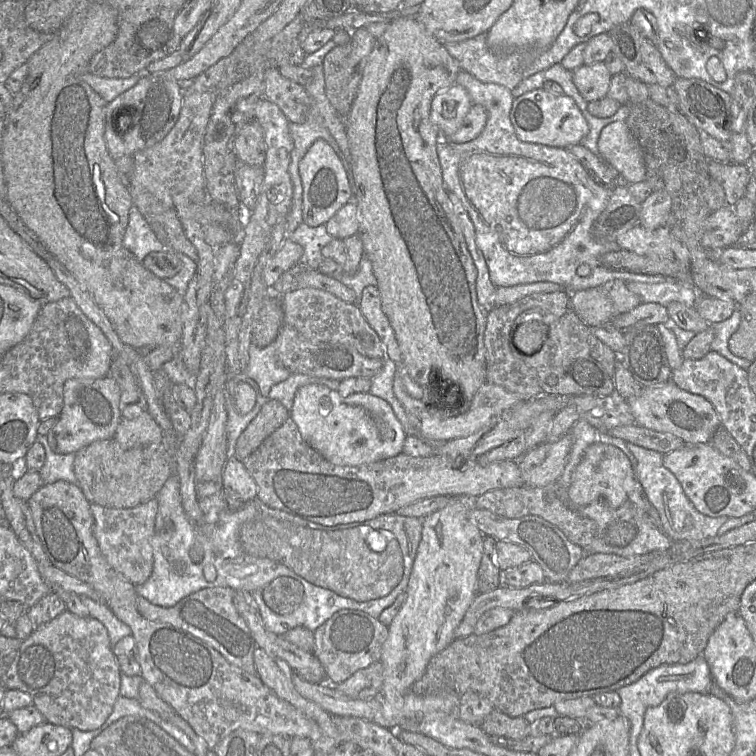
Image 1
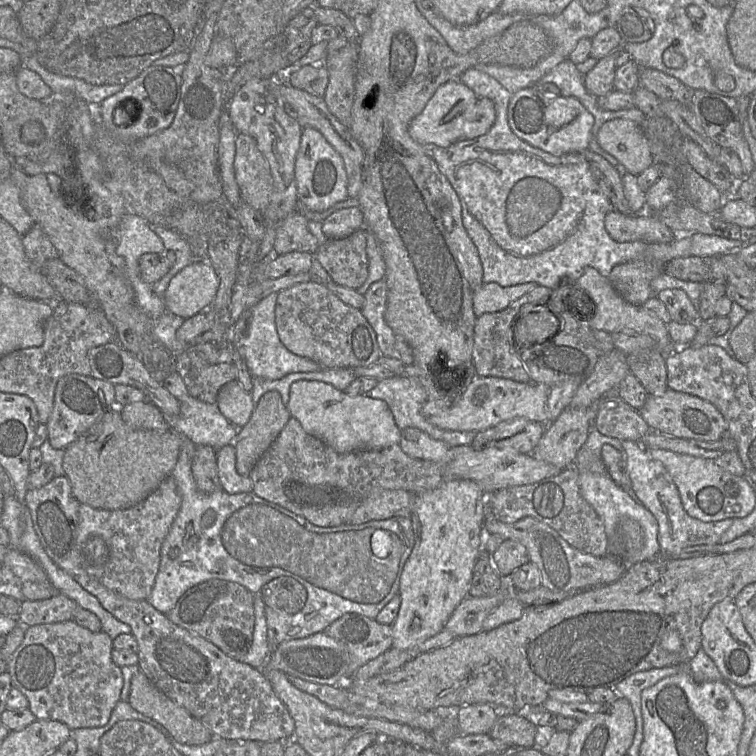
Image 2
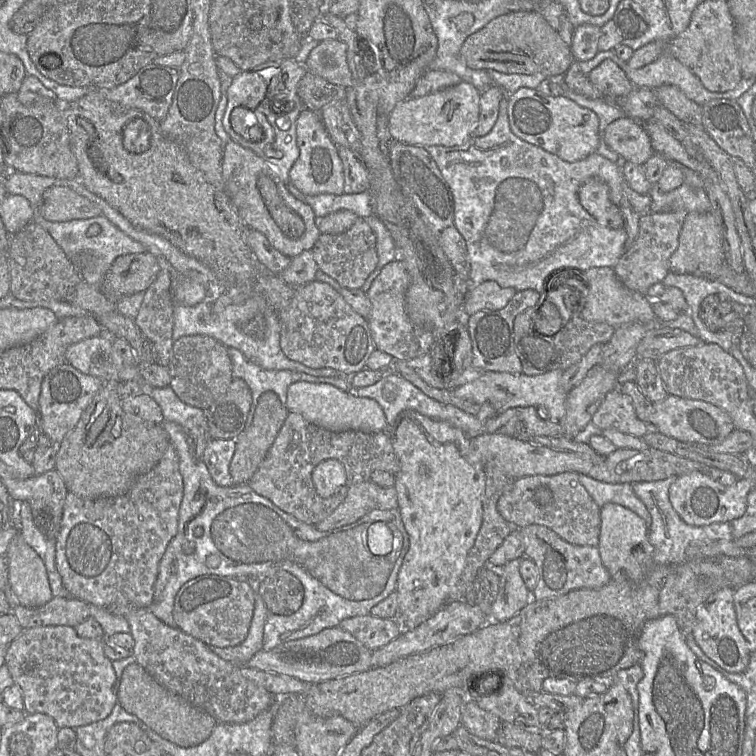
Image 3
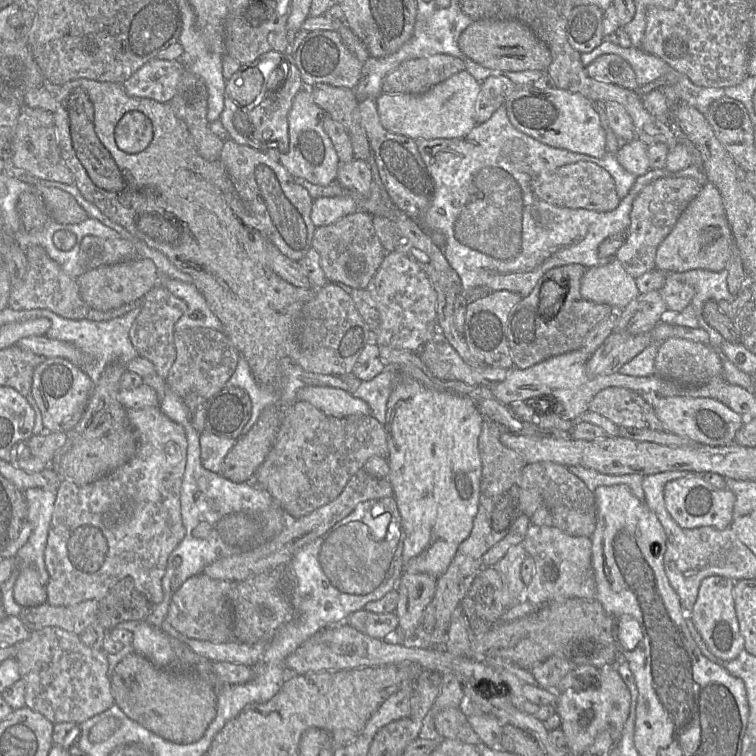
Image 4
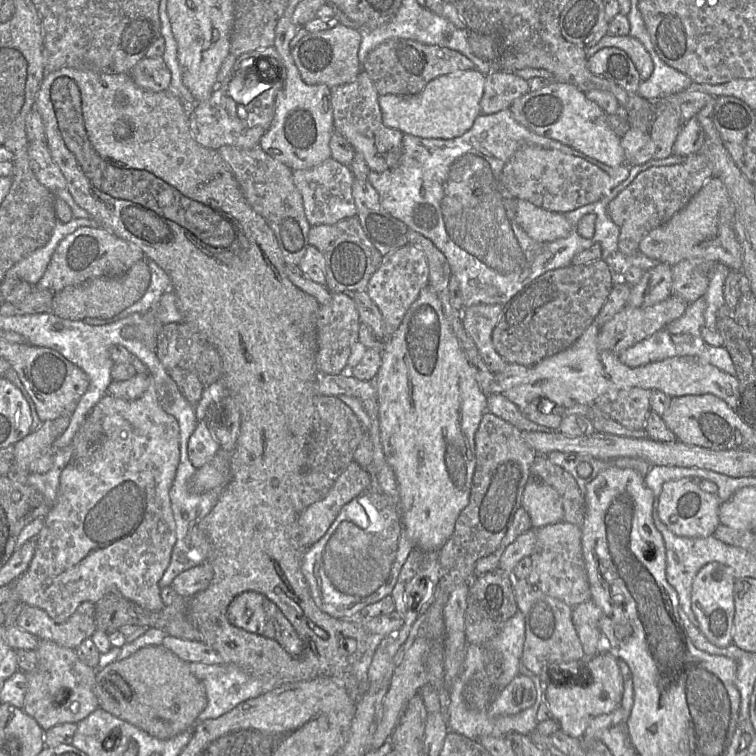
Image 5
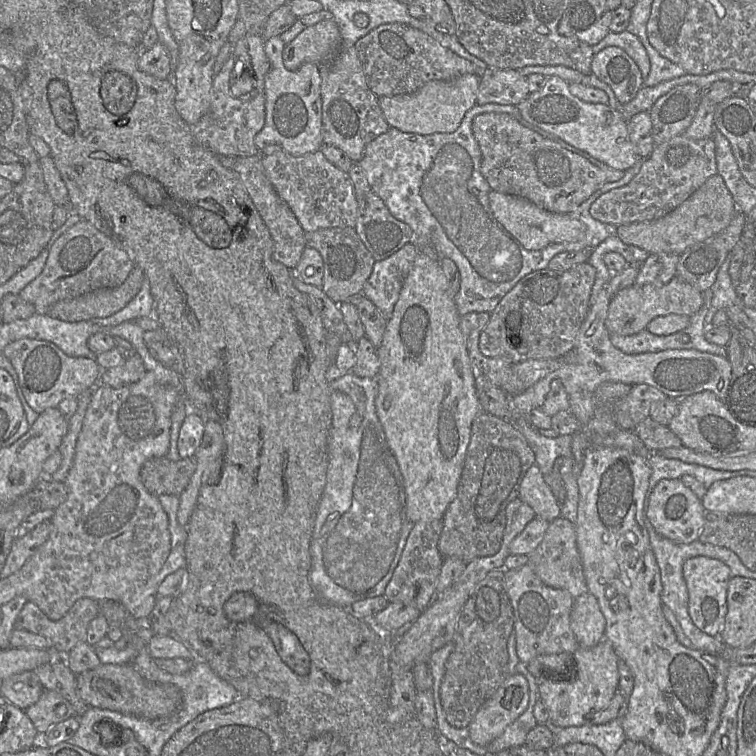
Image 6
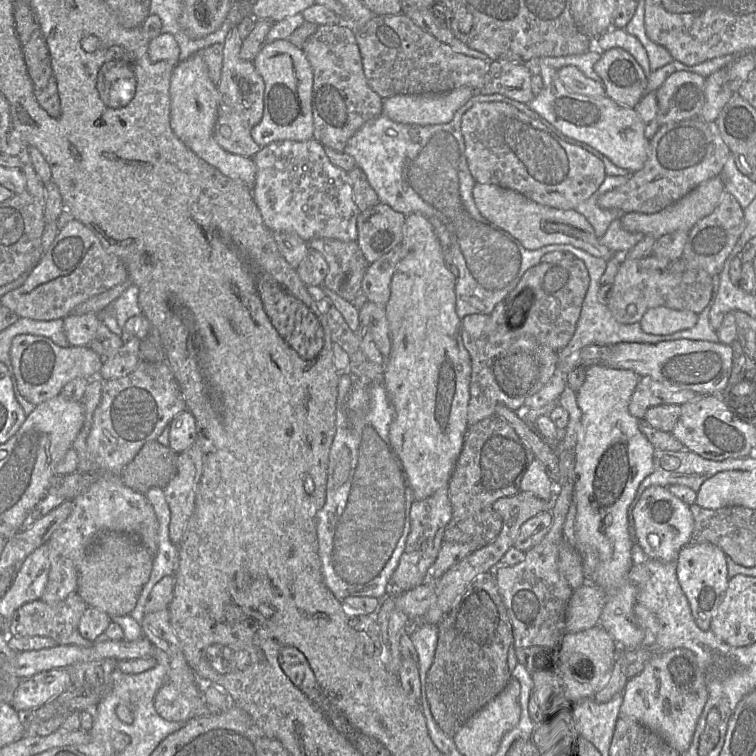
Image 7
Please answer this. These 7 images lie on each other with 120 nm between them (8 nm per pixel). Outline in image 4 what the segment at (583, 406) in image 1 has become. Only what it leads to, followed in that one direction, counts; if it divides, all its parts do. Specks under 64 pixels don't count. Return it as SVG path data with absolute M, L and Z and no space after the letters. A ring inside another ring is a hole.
M608 387L593 398L589 410L607 418L618 427L643 429L647 427L641 407L627 388Z

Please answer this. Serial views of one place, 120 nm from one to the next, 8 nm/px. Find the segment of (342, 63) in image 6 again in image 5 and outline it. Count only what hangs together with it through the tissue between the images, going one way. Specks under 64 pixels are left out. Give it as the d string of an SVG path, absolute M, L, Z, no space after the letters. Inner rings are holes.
M362 70L354 81L331 89L330 103L334 130L344 136L356 152L363 155L371 171L383 172L399 163L404 133L383 124L378 97L370 77Z

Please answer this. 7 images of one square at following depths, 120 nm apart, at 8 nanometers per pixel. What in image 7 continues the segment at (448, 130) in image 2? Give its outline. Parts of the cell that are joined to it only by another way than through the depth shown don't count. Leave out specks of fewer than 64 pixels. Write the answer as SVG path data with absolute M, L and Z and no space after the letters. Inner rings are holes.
M462 86L444 93L395 95L382 101L382 113L392 121L404 124L433 125L450 122L456 111L475 93L473 88Z

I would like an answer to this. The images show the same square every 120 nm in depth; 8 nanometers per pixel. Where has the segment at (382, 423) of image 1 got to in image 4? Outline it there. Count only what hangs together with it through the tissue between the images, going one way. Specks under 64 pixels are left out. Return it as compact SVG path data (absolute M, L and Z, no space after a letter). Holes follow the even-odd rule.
M306 386L298 390L297 400L306 401L329 416L343 418L353 415L371 415L370 408L366 402L355 398L348 391L332 387Z

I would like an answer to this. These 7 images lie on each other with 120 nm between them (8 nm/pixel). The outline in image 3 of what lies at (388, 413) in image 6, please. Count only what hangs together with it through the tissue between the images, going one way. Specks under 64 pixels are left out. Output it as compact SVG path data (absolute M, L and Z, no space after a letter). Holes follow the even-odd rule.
M405 410L389 427L388 435L399 461L394 487L410 542L397 578L398 609L395 619L402 631L408 631L431 618L449 600L482 525L486 476L483 462L471 449L471 439L447 422L431 419L414 410Z

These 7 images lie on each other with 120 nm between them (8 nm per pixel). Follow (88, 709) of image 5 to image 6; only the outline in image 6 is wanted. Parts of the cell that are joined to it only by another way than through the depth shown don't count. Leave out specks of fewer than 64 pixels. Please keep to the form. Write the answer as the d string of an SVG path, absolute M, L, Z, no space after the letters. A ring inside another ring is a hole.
M44 689L37 702L25 710L39 735L44 735L53 725L75 715L71 703L60 693Z

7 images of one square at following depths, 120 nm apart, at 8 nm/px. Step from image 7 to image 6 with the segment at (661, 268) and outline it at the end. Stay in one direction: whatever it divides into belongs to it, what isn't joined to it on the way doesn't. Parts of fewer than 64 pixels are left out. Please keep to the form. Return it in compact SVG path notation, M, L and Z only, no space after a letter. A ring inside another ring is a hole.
M678 276L673 277L663 285L646 284L619 290L610 300L605 328L609 335L629 336L637 334L647 328L655 317L667 314L682 314L692 316L703 305L703 292L691 284L683 281Z

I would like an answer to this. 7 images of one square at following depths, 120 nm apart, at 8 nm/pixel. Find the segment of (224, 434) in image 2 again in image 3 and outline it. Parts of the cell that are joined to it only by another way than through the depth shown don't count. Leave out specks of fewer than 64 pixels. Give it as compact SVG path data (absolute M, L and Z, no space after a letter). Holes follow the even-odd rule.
M170 386L146 390L160 406L165 421L177 423L185 431L196 425L206 426L205 411L184 403Z

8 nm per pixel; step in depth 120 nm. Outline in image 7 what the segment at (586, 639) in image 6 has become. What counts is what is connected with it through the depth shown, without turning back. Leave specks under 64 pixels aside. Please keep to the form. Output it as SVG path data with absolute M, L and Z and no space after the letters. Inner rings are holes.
M586 582L574 590L566 611L567 633L578 633L598 626L605 603L605 591L598 585Z

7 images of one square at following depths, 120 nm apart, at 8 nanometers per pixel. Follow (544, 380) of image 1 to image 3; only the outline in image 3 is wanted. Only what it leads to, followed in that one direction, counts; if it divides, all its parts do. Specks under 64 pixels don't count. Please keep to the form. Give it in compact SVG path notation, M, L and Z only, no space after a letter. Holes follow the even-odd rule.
M544 289L537 304L515 317L513 344L521 362L522 373L526 376L537 376L553 370L569 369L579 362L592 346L609 342L614 330L615 327L607 323L584 320L579 312L567 312L564 309L564 294L559 289L548 291ZM545 300L557 307L562 319L562 327L552 336L542 335L534 329L534 317Z

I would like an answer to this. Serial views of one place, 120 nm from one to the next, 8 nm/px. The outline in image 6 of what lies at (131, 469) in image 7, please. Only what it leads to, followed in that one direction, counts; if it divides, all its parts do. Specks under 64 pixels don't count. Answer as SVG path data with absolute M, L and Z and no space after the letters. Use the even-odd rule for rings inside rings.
M166 456L155 457L144 462L140 479L151 494L179 496L187 487L194 471L194 458L171 461Z

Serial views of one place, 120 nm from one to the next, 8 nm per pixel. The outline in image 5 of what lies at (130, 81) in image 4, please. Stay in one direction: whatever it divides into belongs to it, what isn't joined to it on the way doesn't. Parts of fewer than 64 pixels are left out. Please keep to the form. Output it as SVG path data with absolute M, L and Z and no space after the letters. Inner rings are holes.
M162 57L141 59L130 75L134 83L144 90L160 92L171 89L171 72Z

